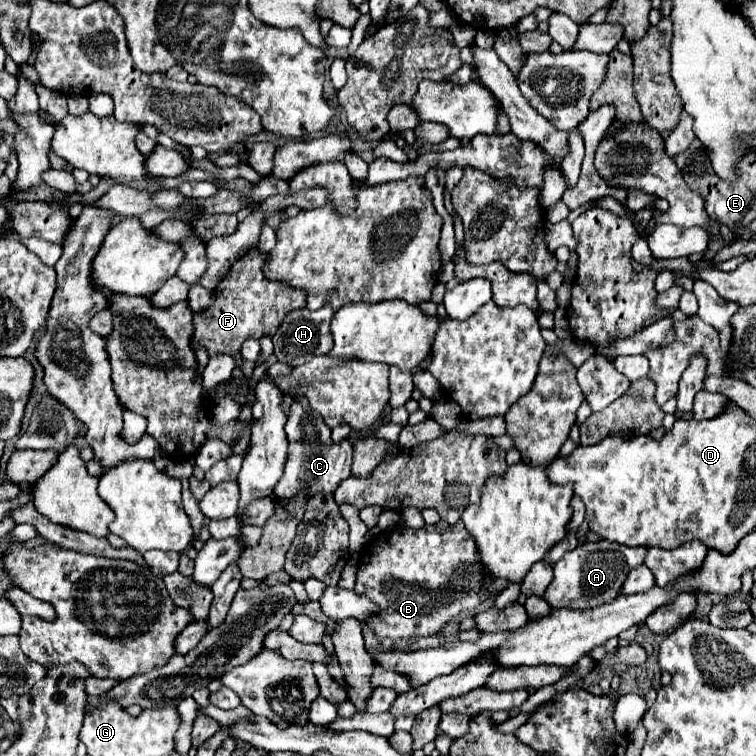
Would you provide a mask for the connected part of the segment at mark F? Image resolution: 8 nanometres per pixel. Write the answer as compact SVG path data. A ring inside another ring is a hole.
M249 249L243 257L239 257L225 279L215 287L215 303L203 313L193 315L193 337L191 347L205 347L207 355L235 355L241 351L245 339L261 339L273 337L275 329L281 325L283 317L289 311L305 307L305 293L301 289L291 289L291 285L283 285L279 281L267 281L263 275L263 265L267 261L267 253L257 249Z

